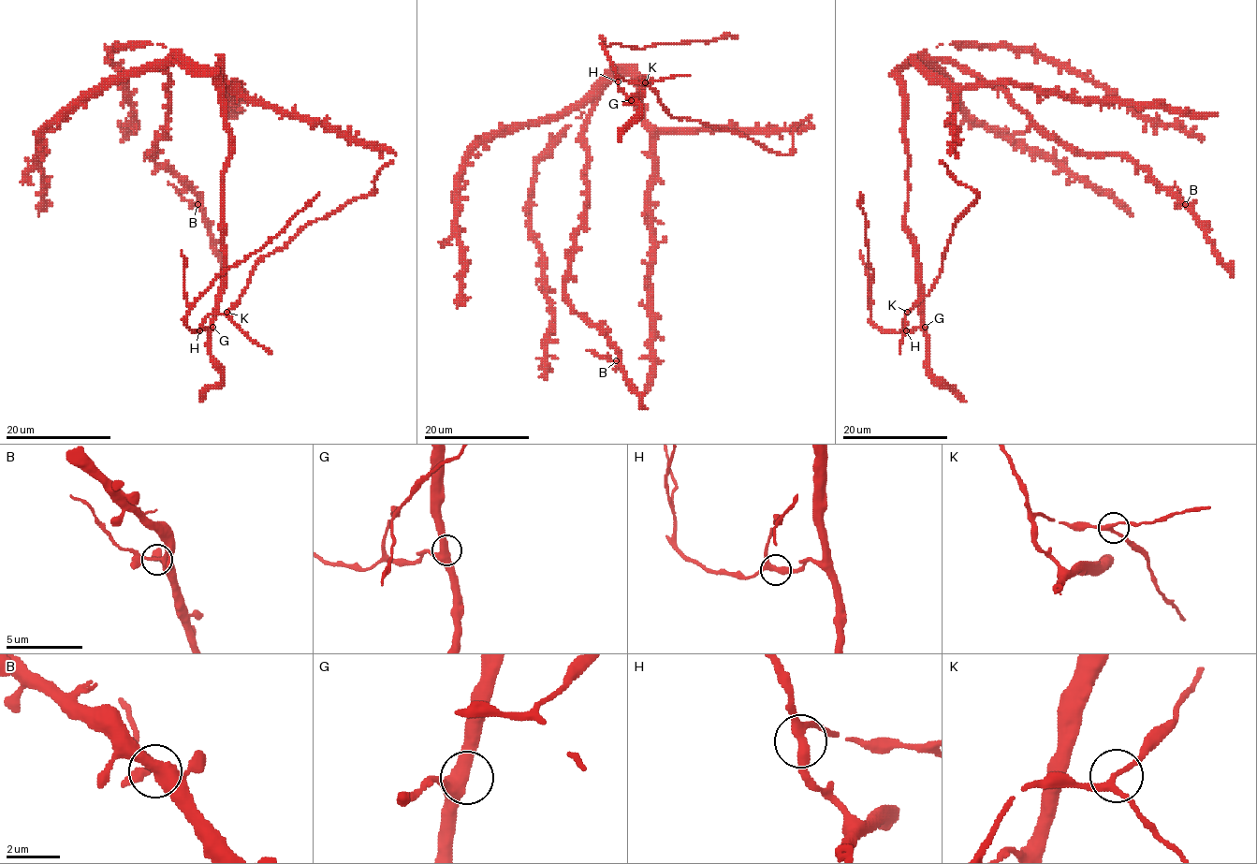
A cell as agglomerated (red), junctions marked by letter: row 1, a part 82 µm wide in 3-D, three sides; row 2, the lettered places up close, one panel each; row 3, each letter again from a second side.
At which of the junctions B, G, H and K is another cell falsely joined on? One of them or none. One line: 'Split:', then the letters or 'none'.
Split: B

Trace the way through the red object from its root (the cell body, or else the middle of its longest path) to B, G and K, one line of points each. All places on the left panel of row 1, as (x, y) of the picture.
B: (200, 329), (223, 283), (229, 131), (222, 86), (171, 59), (168, 120), (148, 153), (197, 205)
G: (200, 329), (212, 327)
K: (200, 329), (209, 314), (226, 312)

